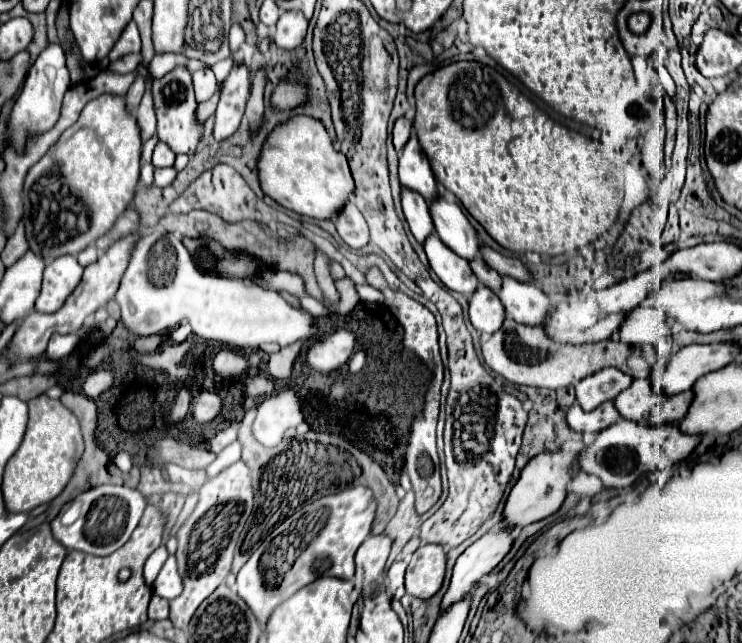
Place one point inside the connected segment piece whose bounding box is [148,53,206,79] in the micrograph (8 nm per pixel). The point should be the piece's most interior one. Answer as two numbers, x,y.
161,64

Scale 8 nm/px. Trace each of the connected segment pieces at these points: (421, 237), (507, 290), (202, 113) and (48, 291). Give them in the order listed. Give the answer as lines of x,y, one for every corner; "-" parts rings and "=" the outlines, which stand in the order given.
402,187
402,211
408,221
408,227
418,243
424,243
434,233
432,215
428,209
428,203
424,197
420,197
414,191
408,191
=
504,277
498,297
506,307
506,315
522,325
544,327
554,305
540,287
534,287
534,283
520,283
510,277
=
218,83
215,94
207,102
203,102
198,105
196,110
196,119
200,124
203,124
208,117
215,113
219,101
220,89
221,83
=
62,255
52,259
44,269
42,293
36,299
36,311
54,313
66,301
66,297
74,291
74,287
82,279
82,267
74,255

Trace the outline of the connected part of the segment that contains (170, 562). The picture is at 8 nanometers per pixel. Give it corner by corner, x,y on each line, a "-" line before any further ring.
170,555
166,559
164,567
160,569
160,573
158,573
158,577
156,577
154,585
152,585
152,591
156,595
168,599
168,601
174,599
174,597
178,597
182,593
182,579
180,579
180,575
176,571
176,559
174,559
174,555

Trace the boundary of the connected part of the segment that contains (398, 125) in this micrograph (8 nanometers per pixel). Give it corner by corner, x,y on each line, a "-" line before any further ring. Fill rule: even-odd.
401,117
396,120
393,127
393,145
400,153
406,145
406,141
410,138
412,122
410,122
406,117

